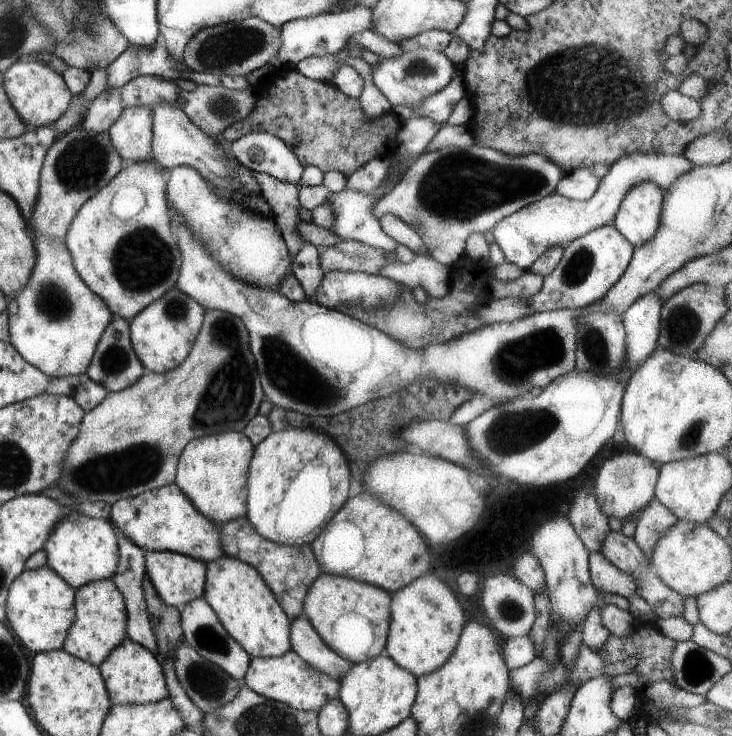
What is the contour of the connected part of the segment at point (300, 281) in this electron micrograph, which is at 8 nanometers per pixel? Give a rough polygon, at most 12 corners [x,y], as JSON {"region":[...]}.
{"region":[[316,246],[292,254],[290,279],[309,301],[324,276]]}

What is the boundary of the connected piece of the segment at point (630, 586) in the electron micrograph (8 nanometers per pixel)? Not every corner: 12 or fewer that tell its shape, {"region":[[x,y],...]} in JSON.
{"region":[[590,553],[589,574],[602,593],[639,594],[635,579],[602,554]]}

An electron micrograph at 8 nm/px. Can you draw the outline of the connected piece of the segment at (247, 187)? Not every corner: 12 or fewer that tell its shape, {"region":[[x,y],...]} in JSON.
{"region":[[174,103],[149,108],[151,154],[172,171],[187,165],[224,192],[260,193]]}

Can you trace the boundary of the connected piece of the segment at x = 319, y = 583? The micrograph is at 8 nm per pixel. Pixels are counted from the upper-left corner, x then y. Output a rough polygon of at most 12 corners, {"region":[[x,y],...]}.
{"region":[[321,572],[303,615],[352,664],[385,652],[393,598]]}

